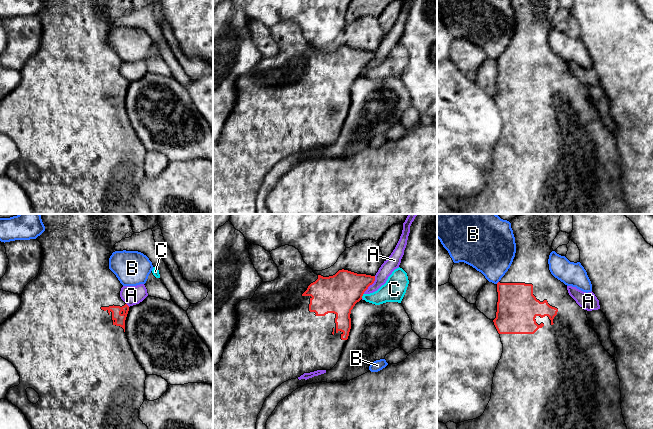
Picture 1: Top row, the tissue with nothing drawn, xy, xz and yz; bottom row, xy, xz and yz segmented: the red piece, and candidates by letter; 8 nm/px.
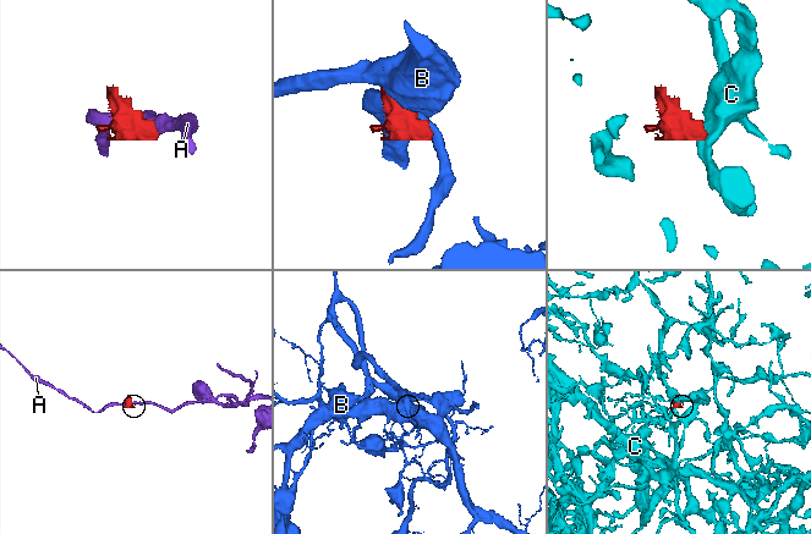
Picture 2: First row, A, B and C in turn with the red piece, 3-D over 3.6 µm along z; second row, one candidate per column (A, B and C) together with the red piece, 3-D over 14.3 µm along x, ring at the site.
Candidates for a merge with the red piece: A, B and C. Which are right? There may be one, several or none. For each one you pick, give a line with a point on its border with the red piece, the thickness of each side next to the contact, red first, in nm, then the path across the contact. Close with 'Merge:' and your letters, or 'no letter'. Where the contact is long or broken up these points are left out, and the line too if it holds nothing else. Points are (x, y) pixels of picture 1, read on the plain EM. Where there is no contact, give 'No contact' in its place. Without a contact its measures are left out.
Merge: no letter

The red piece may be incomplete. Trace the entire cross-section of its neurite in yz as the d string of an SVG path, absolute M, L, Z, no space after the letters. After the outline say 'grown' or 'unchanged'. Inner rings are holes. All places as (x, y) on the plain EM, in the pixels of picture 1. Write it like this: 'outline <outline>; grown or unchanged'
outline M511 0L511 4L513 6L513 10L515 13L516 29L510 44L501 54L501 56L497 59L497 68L498 68L497 88L496 88L496 94L493 96L493 98L498 109L500 110L501 118L503 120L503 129L494 149L491 175L484 189L480 193L473 196L457 199L457 208L455 210L451 210L450 214L630 214L629 208L627 206L622 191L620 155L617 150L617 144L614 132L611 132L602 122L597 109L589 101L589 97L585 86L582 83L580 83L576 79L576 77L569 71L567 66L567 61L565 61L563 58L555 54L549 46L548 35L550 29L553 27L551 23L552 19L556 14L556 12L558 11L558 9L560 8L559 0Z; grown

